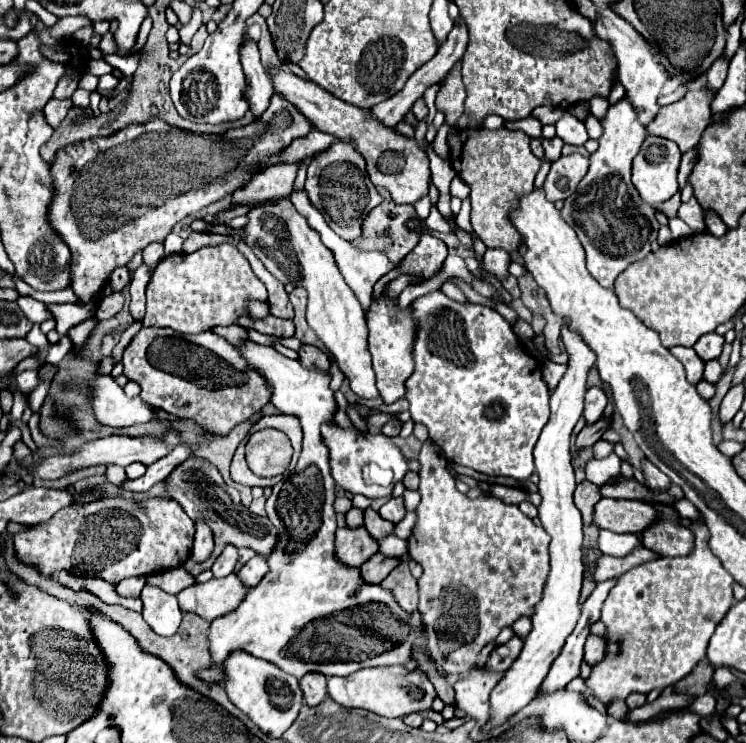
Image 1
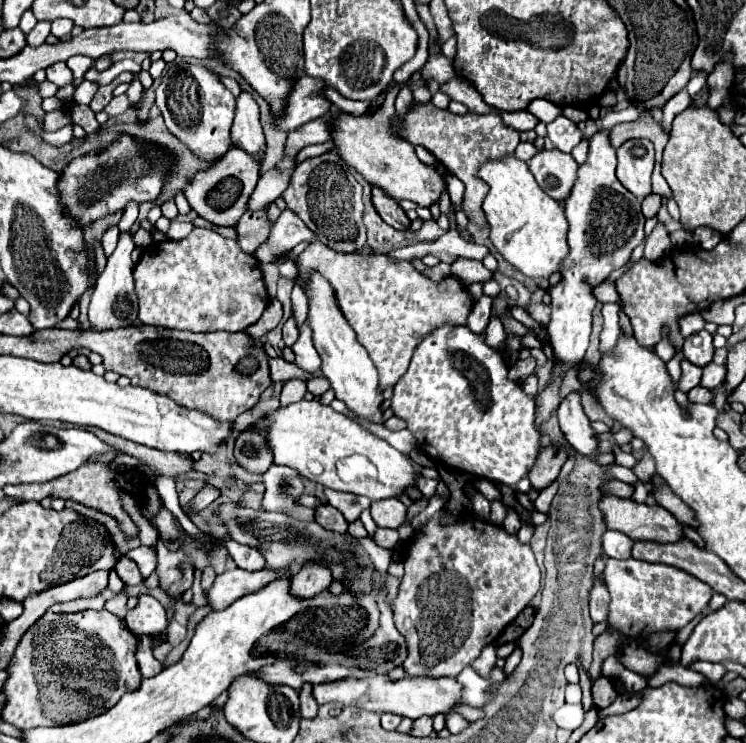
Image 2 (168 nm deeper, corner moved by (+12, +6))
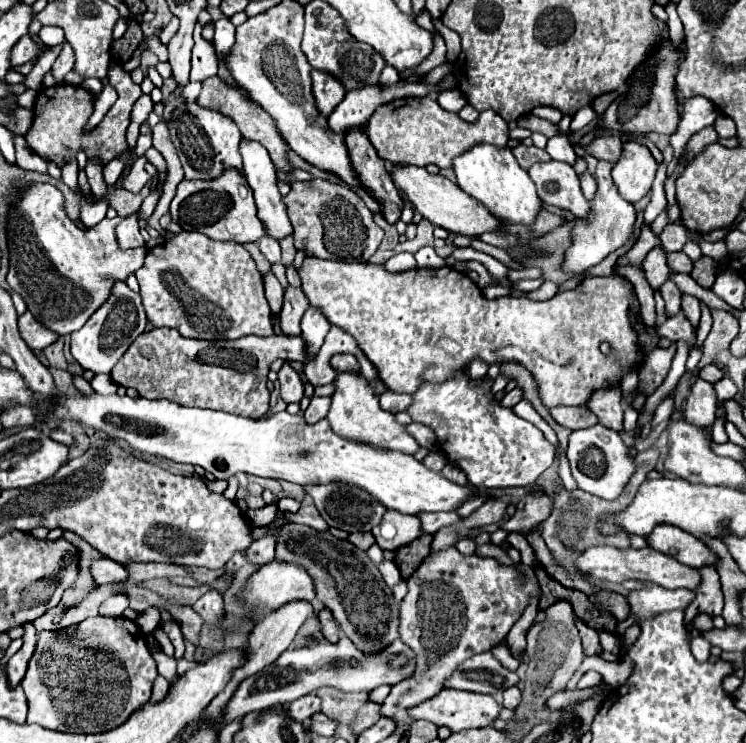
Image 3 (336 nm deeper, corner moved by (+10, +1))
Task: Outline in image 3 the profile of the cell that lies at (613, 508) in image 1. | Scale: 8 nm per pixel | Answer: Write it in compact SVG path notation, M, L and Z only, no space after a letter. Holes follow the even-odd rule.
M658 526L650 538L646 538L654 550L660 550L678 562L702 568L702 566L716 566L718 556L698 538L690 538L690 534L682 534L682 530L674 530L674 526Z

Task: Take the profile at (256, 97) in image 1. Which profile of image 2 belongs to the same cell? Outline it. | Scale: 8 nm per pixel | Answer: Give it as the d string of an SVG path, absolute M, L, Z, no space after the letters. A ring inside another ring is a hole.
M240 91L240 95L236 97L236 115L230 137L234 147L240 147L258 157L262 157L266 149L266 141L260 125L260 107L254 95L248 91Z

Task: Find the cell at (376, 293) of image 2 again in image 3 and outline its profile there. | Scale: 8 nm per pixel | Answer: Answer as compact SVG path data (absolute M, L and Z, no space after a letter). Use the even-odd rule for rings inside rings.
M306 258L304 264L302 264L302 270L300 270L300 278L302 278L302 290L304 294L308 296L310 304L312 306L318 306L326 318L330 320L330 324L336 324L340 328L344 328L348 334L352 334L360 346L360 350L366 354L366 358L376 366L378 370L378 376L380 380L386 384L388 390L392 392L404 392L404 394L414 394L418 390L418 386L430 382L430 384L442 384L446 382L454 372L458 370L466 370L470 366L472 360L480 358L482 362L486 362L488 366L492 364L504 364L504 362L518 362L522 364L526 370L530 370L534 382L536 382L536 388L538 388L538 396L542 400L542 404L546 408L554 408L554 406L586 406L586 402L590 400L590 396L600 390L600 388L612 388L612 386L618 386L622 376L632 370L632 368L638 368L644 360L644 352L640 350L638 346L638 332L632 328L632 322L630 322L630 308L632 308L632 302L634 302L634 290L632 290L632 284L622 278L622 276L600 276L600 278L586 278L578 288L574 290L568 290L568 292L560 292L556 294L554 298L546 300L546 302L534 302L530 298L514 298L514 296L508 296L508 298L494 298L494 300L488 300L484 298L482 290L464 274L464 272L458 272L454 268L448 268L448 266L442 266L438 270L422 270L422 268L414 268L414 270L406 270L406 272L398 272L398 274L390 274L384 270L384 266L376 266L376 264L370 264L370 262L330 262L330 260L318 260L318 258ZM602 342L608 342L610 344L610 354L602 354L600 352L600 344Z

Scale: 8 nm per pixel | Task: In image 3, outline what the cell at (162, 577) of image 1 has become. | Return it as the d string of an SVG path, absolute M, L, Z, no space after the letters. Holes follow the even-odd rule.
M104 556L104 558L92 560L90 574L92 574L92 578L94 578L98 584L108 584L108 582L118 582L118 580L122 580L122 578L126 576L126 570L124 570L118 562L114 562L114 560L110 560L110 558Z

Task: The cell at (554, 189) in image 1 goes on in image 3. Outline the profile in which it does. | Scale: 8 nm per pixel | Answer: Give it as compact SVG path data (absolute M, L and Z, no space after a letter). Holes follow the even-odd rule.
M550 160L534 164L528 170L532 182L536 184L538 198L546 206L556 206L562 210L570 210L578 218L586 218L590 212L590 204L580 190L580 178L574 168L566 162Z

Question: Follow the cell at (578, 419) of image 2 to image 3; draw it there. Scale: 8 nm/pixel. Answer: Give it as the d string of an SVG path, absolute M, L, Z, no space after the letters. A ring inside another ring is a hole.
M600 424L570 434L568 460L570 460L572 476L578 482L578 488L604 500L618 498L624 486L628 484L628 480L632 478L632 474L636 472L634 458L630 456L630 448L622 442L620 434L614 430L604 430Z

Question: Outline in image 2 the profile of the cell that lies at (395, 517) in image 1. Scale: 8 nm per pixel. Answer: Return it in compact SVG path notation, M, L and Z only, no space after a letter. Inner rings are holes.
M396 497L372 501L370 511L372 511L372 519L376 521L378 527L396 529L406 519L406 505L400 499L396 499Z

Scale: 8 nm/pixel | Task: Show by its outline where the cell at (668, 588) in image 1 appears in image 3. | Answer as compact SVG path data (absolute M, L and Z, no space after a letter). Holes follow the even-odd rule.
M646 586L644 590L636 590L628 596L628 602L632 606L632 614L638 616L638 620L652 618L654 614L668 612L668 610L686 610L690 600L694 598L694 592L678 588L678 590L666 590L658 586Z

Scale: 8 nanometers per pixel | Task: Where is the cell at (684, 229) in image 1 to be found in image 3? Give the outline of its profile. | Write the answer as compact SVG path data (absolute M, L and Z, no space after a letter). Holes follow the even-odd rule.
M690 98L684 104L682 120L678 124L676 134L670 138L670 144L674 150L673 160L667 168L667 176L674 171L680 157L685 151L686 144L696 132L700 132L706 126L712 126L718 116L718 110L710 108L706 98Z

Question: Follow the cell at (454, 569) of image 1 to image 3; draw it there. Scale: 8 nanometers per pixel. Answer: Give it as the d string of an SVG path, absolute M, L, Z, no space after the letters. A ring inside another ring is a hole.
M456 548L420 564L406 584L408 594L400 602L400 640L418 652L418 678L392 686L380 704L380 716L384 718L400 716L404 710L436 696L446 674L458 670L466 658L498 646L520 618L528 600L532 596L540 598L538 584L534 580L520 584L516 568L500 566L494 558L462 556Z

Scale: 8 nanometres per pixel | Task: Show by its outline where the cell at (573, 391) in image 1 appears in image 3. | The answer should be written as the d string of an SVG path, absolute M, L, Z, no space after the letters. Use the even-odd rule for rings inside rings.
M602 160L598 162L598 168L596 168L598 192L596 192L596 198L590 202L592 212L590 212L588 218L582 218L574 226L574 240L572 240L572 246L568 248L566 260L564 260L564 270L570 276L578 276L584 270L600 264L610 252L614 252L616 248L624 246L630 240L630 236L632 236L634 222L636 222L636 212L634 212L634 206L630 202L626 202L618 194L616 186L612 182L610 170L612 170L610 162L602 162Z

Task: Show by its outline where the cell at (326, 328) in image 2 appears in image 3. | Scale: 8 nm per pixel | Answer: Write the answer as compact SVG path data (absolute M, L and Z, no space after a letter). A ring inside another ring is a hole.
M338 374L334 386L336 386L336 392L332 396L332 406L330 406L326 420L330 422L330 426L336 434L340 434L342 438L348 438L352 442L358 442L358 444L370 444L370 446L378 446L382 450L394 450L394 452L402 452L402 454L416 454L420 450L418 442L406 432L406 426L398 424L394 414L380 408L378 396L370 390L370 384L366 380L362 380L362 376Z

